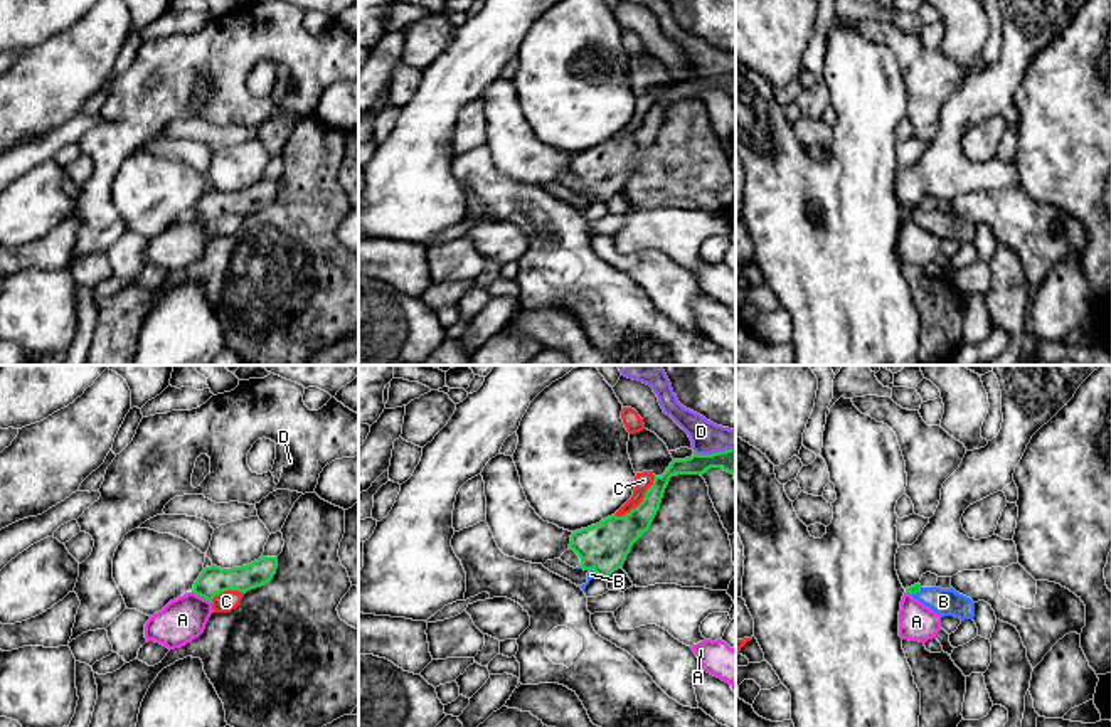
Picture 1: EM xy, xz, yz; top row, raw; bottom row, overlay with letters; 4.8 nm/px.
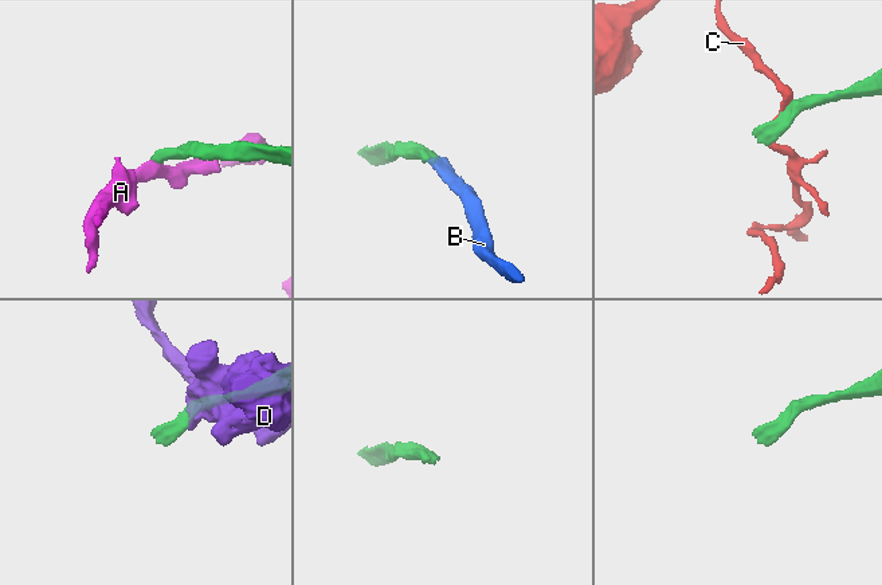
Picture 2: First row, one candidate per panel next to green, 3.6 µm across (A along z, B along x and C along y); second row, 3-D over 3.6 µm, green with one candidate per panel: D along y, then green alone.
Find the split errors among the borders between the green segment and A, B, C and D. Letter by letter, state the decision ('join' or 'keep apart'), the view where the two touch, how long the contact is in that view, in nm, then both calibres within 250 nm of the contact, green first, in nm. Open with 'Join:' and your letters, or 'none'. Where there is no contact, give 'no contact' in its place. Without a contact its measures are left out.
Join: B
A: keep apart; meets green in xy; contact 110 nm long; 140 nm thick on the green side, 220 nm on the other
B: join; meets green in yz; contact 70 nm long; 50 nm thick on the green side, 130 nm on the other
C: keep apart; meets green in xz; contact 280 nm long; 220 nm thick on the green side, 80 nm on the other
D: keep apart; meets green in xz; contact 200 nm long; 120 nm thick on the green side, 150 nm on the other

